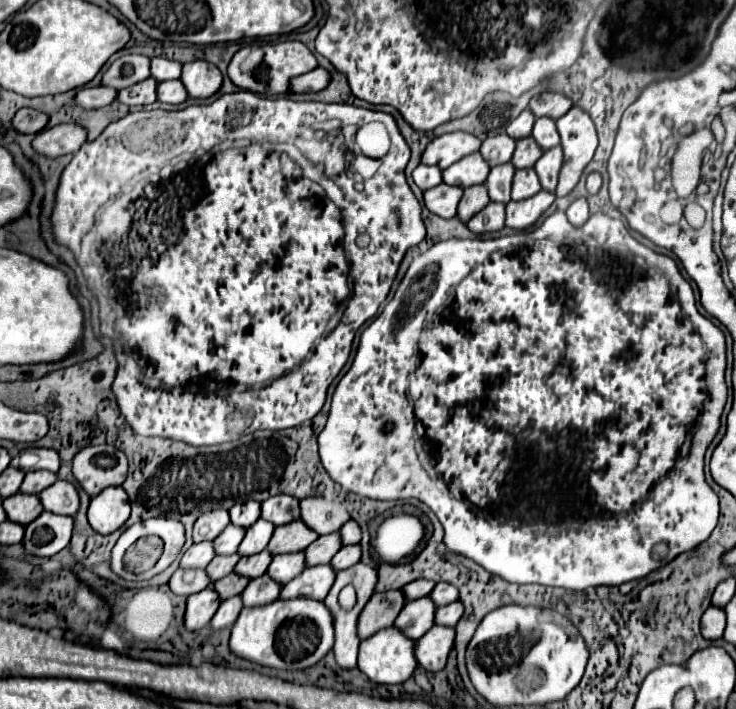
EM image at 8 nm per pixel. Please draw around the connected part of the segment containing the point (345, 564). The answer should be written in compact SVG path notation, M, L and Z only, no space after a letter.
M351 544L351 546L343 546L331 560L331 566L339 572L345 570L353 564L357 564L361 560L361 546L359 544Z

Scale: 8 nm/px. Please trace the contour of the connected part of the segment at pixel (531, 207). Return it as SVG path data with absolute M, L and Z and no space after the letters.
M539 190L535 196L519 200L519 202L509 202L507 204L507 220L505 226L515 228L515 230L525 230L531 226L555 200L553 192Z

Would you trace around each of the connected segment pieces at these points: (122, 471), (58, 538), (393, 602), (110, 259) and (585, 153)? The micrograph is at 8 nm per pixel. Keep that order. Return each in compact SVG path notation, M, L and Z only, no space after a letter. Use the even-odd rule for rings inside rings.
M87 446L73 460L73 474L89 496L97 496L107 486L121 486L127 478L127 456L111 446Z
M43 512L25 528L25 552L35 556L53 556L61 552L73 532L73 518L59 516L53 512Z
M403 590L375 592L359 616L359 638L365 640L375 632L393 626L401 608L405 606Z
M241 90L241 92L235 92L235 94L225 94L225 96L221 96L221 98L219 98L219 100L215 100L215 102L211 102L211 104L203 104L203 106L189 106L189 108L185 108L185 110L173 110L173 112L167 112L167 110L141 110L141 112L133 112L133 114L127 114L127 116L125 116L125 118L123 118L123 120L117 120L117 122L115 122L115 124L111 124L111 126L109 126L109 128L107 128L107 132L103 132L103 134L101 134L101 136L99 136L99 138L97 138L97 140L93 140L93 142L85 142L85 144L83 144L83 146L81 146L81 150L79 150L79 152L77 152L77 154L75 154L75 156L73 156L73 160L71 160L71 162L69 162L69 164L67 164L67 168L65 168L65 170L63 170L63 174L61 174L61 182L59 182L59 188L57 188L57 204L55 204L55 212L53 212L53 232L55 232L55 238L57 238L57 242L59 242L59 244L63 244L63 246L67 246L67 248L71 248L71 250L73 250L73 252L75 252L75 259L76 259L76 261L77 261L77 263L78 263L78 264L79 264L79 266L81 266L81 268L82 268L82 270L83 270L83 273L84 273L84 276L85 276L85 277L86 277L86 280L87 280L87 283L88 283L88 287L89 287L89 288L90 288L90 289L91 289L91 290L93 290L93 291L95 291L95 294L96 294L96 297L97 297L97 301L98 301L98 304L99 304L99 306L100 306L100 312L99 312L99 319L100 319L100 321L101 321L101 326L100 326L100 327L104 327L104 328L103 328L103 329L102 329L102 334L101 334L101 336L102 336L102 337L108 337L108 336L106 336L106 335L105 335L105 327L106 327L106 326L107 326L107 325L106 325L106 324L108 324L108 325L109 325L109 326L110 326L110 327L111 327L111 325L114 325L114 324L117 324L117 342L119 342L119 344L115 344L115 346L117 346L117 356L118 356L118 369L117 369L117 378L115 378L115 384L113 384L113 392L115 392L115 398L117 398L117 402L119 402L119 408L121 408L121 412L123 412L123 416L125 416L125 420L127 420L127 422L129 422L129 424L131 424L131 428L133 428L133 430L135 430L135 432L137 432L137 434L141 434L141 436L163 436L163 438L171 438L171 440L181 440L181 442L187 442L187 444L195 444L195 446L211 446L211 444L221 444L221 442L229 442L229 440L235 440L235 438L239 438L239 436L241 436L241 434L247 434L247 432L255 432L255 430L283 430L283 428L289 428L289 426L299 426L299 424L301 424L301 422L305 422L305 420L311 420L311 418L313 418L313 416L315 416L315 414L319 414L319 410L321 410L321 406L323 406L323 402L325 402L325 398L327 398L327 390L329 390L329 386L331 386L331 384L333 384L333 380L335 380L335 378L337 378L337 374L339 374L339 372L341 372L341 368L343 368L343 366L345 366L345 362L347 362L347 358L349 358L349 354L351 354L351 344L353 344L353 338L355 338L355 332L357 332L357 330L359 330L359 326L361 326L361 324L365 324L365 320L369 320L369 318L373 318L373 316L375 316L375 314L377 314L377 310L379 310L379 306L381 306L381 302L383 302L383 300L385 300L385 298L387 298L387 294L389 294L389 290L391 290L391 284L393 284L393 280L395 280L395 274L397 274L397 270L399 270L399 264L401 264L401 260L403 260L403 256L405 256L405 252L407 252L407 250L409 250L409 248L411 248L411 246L415 246L415 244L419 244L419 242L421 242L421 240L423 240L423 238L425 238L425 226L423 226L423 220L421 220L421 204L419 204L419 202L417 202L417 198L415 198L415 196L413 196L413 192L411 192L411 188L409 188L409 184L407 184L407 180L405 180L405 166L407 166L407 162L409 162L409 146L407 146L407 142L405 142L405 138L403 138L403 136L401 136L401 132L399 132L399 128L397 128L397 124L395 124L395 120L393 120L393 118L391 118L391 116L387 116L387 118L385 118L385 116L387 116L387 114L383 114L383 112L373 112L373 110L367 110L367 108L362 108L362 107L357 107L357 106L351 106L351 104L347 104L347 103L323 103L323 102L315 102L315 101L293 101L293 100L291 100L291 99L290 99L290 98L288 98L288 97L278 97L278 98L273 98L273 99L269 99L269 98L263 98L263 96L257 96L257 94L251 94L251 92L245 92L245 90ZM251 108L257 108L257 144L263 144L263 145L262 145L262 147L263 147L263 148L261 148L261 146L259 146L259 148L255 148L255 146L253 146L253 144L251 144L251 146L247 146L247 148L233 148L233 150L225 150L225 152L217 152L217 154L215 154L215 156L213 156L213 158L209 158L209 162L205 162L205 164L203 164L203 162L199 162L199 160L195 160L195 164L193 164L193 163L192 163L192 164L191 164L191 166L185 166L185 168L183 168L183 166L177 166L177 164L173 164L173 162L172 162L172 161L174 161L174 160L175 160L175 162L176 162L176 157L179 157L179 155L182 155L182 154L184 154L184 153L183 153L183 152L194 152L194 153L195 153L195 150L199 150L199 148L203 148L203 150L207 150L207 152L209 152L209 150L211 150L211 148L213 148L213 146L217 146L217 144L221 144L221 142L223 142L223 140L241 140L241 138L247 138L247 132L251 132ZM314 118L339 118L339 120L343 120L343 122L371 122L371 120L379 120L379 122L383 122L383 124L385 124L385 126L387 126L387 130L389 130L389 136L391 136L391 148L389 148L389 152L387 152L387 154L385 154L385 156L383 156L383 158L381 158L381 166L379 166L379 170L377 170L377 172L375 172L375 176L373 176L373 178L371 178L371 180L369 180L369 182L365 182L365 188L363 188L363 190L361 190L361 192L357 192L357 190L355 190L355 188L353 188L353 180L351 180L351 176L349 176L349 158L347 158L347 156L345 156L345 154L343 154L343 150L341 150L341 148L339 148L339 144L335 144L335 136L331 136L331 134L330 134L330 133L331 133L331 131L336 131L336 130L338 130L338 129L339 129L339 128L340 128L340 127L341 127L341 126L336 126L336 124L333 124L333 123L331 123L331 124L315 124L315 122L313 122L313 120L314 120ZM167 142L169 142L169 146L171 146L171 156L165 156L165 154L163 154L163 158L161 158L161 162L149 162L149 160L147 160L147 158L151 158L151 154L161 154L161 148L163 148L163 146L167 146ZM291 159L292 159L292 160L293 160L293 161L294 161L294 162L295 162L295 163L296 163L296 164L297 164L297 165L299 165L299 166L300 166L300 167L301 167L301 169L302 169L302 176L303 176L303 177L305 177L305 178L308 178L308 179L310 179L310 180L311 180L311 181L314 181L314 182L316 182L316 183L318 183L318 184L320 184L320 185L321 185L321 186L322 186L322 187L323 187L323 189L324 189L324 191L325 191L325 197L326 197L326 198L327 198L327 199L328 199L328 200L330 200L330 201L332 201L332 202L333 202L333 203L334 203L334 204L335 204L335 205L336 205L336 206L333 206L333 204L331 204L331 202L329 202L329 204L327 204L327 200L323 200L323 196L315 196L315 194L313 194L313 184L299 184L299 178L301 178L301 170L299 170L299 166L295 166L295 164L293 164L293 162L291 162ZM170 177L171 177L171 184L173 184L173 186L175 186L175 192L171 192L171 198L169 198L169 196L163 196L163 194L161 194L161 196L157 196L157 198L159 198L159 202L165 202L165 204L155 204L155 214L151 214L151 210L153 210L153 196L155 196L155 194L153 194L153 192L155 192L155 186L157 186L157 184L167 184L167 179L168 179L168 178L170 178ZM143 218L151 218L151 220L149 220L149 222L151 222L151 226L149 226L149 234L151 234L151 236L147 236L147 238L145 238L145 240L143 240L143 242L141 242L141 244L139 244L139 236L141 236L141 232L143 232L143 230L141 230L141 228L143 228ZM343 228L345 228L345 242L347 242L347 246L349 246L349 252L351 252L351 270L349 270L349 266L347 266L347 262L345 262L345 256L343 256L343 248L341 248L341 234L343 234ZM123 250L133 250L133 256L131 256L131 252L129 252L129 256L125 256L125 258L123 258ZM121 258L123 258L123 266L103 266L103 264L119 264L119 262L115 262L115 260L121 260ZM345 302L347 302L347 308L345 308L345 312L343 312L343 318L341 318L341 322L339 322L339 324L337 324L337 326L335 326L335 328L333 328L333 330L331 330L331 332L329 332L329 334L327 334L327 336L325 336L325 338L321 338L321 336L323 336L323 332L325 332L325 326L327 326L327 322L329 322L329 318L331 318L331 316L333 316L333 314L335 314L335 312L337 312L337 310L339 310L339 308L341 308L341 306L343 306L343 304L345 304ZM317 338L321 338L321 342L319 342L319 344L317 344L317 346L315 346L315 340L317 340ZM145 376L155 376L155 380L159 380L159 384L155 384L155 388L153 388L153 386L148 386L148 380L147 380L147 379L146 379L146 378L145 378Z
M573 106L557 120L557 130L561 134L565 160L555 194L565 196L577 186L583 168L591 162L597 148L597 132L591 116L579 106Z

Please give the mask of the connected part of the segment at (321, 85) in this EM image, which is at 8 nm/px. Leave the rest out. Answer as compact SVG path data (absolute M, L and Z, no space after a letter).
M319 66L303 76L297 76L291 82L291 90L293 92L319 92L319 90L325 90L329 82L331 82L331 74Z

